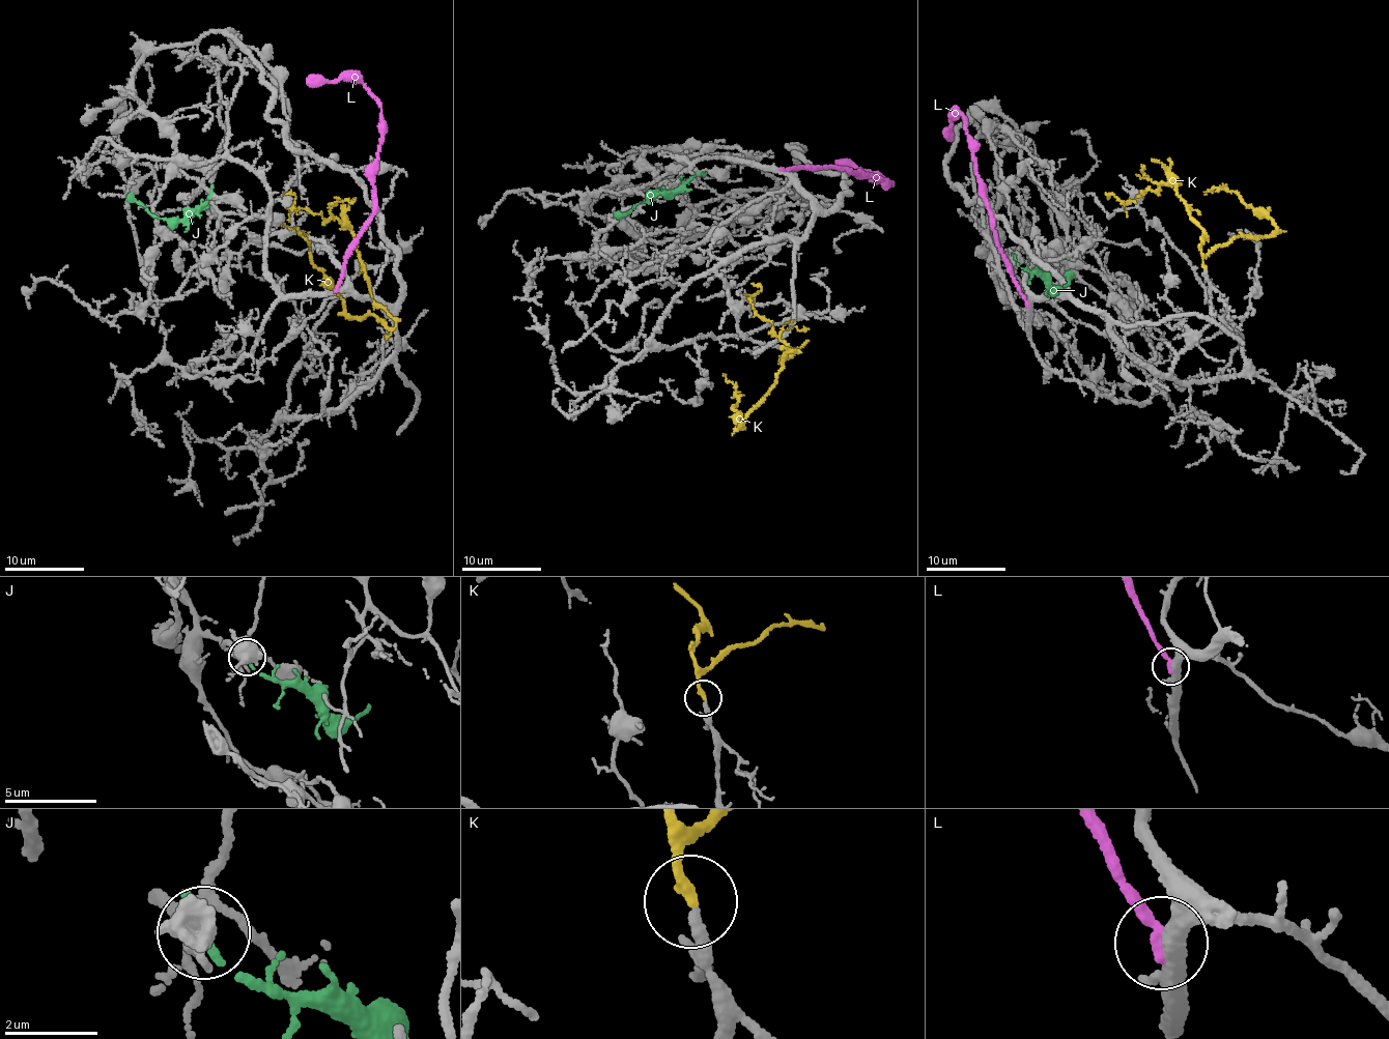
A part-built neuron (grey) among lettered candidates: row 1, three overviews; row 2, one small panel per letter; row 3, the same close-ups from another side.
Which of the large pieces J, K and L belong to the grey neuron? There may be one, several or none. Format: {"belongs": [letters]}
{"belongs": ["K"]}

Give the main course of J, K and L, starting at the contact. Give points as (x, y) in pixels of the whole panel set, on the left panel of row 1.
J: (209, 194), (207, 201), (197, 206), (195, 212), (187, 213), (185, 219), (169, 221), (158, 219), (126, 195)
K: (385, 339), (394, 319), (372, 298), (352, 233), (336, 218), (295, 209), (291, 206), (294, 195), (283, 194)
L: (337, 288), (345, 252), (373, 212), (381, 109), (379, 99), (361, 83), (343, 79), (307, 84)

